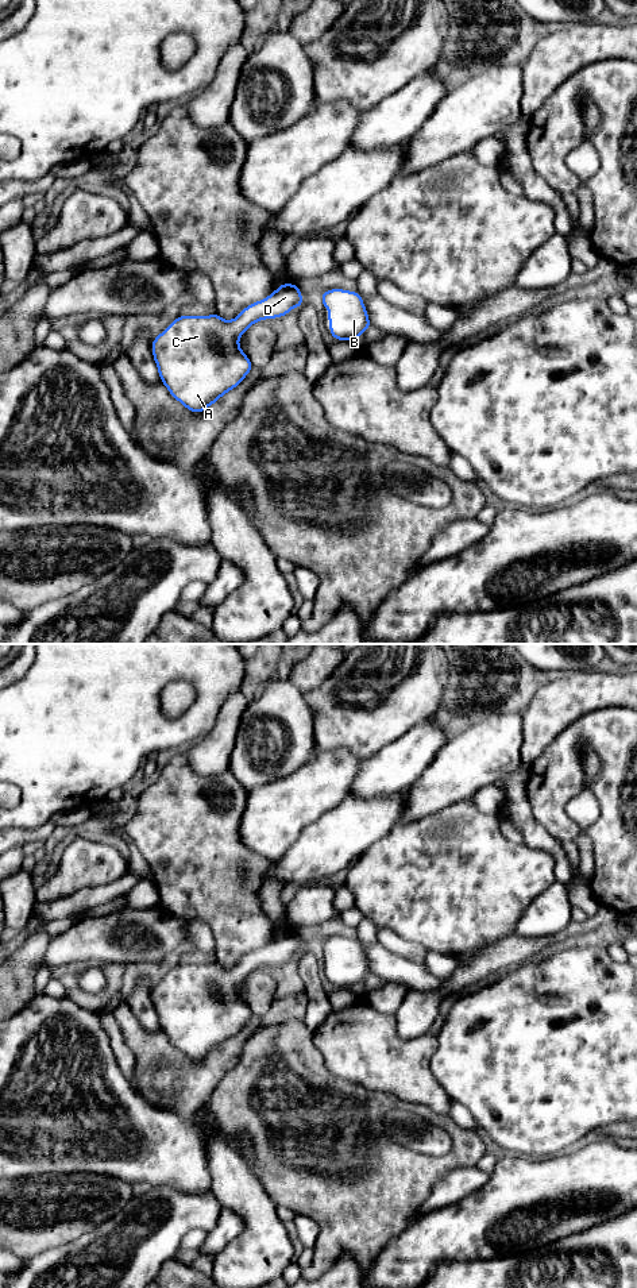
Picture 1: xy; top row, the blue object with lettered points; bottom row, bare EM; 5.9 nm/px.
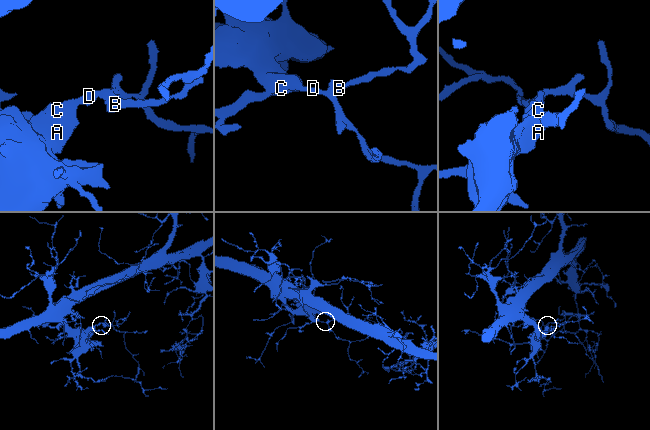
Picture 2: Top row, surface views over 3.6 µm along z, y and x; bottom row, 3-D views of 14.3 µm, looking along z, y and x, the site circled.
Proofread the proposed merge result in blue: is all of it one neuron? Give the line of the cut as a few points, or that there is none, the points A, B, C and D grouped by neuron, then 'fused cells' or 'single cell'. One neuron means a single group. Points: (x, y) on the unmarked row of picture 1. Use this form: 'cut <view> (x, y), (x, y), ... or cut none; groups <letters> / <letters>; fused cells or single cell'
cut none; groups A B C D; single cell

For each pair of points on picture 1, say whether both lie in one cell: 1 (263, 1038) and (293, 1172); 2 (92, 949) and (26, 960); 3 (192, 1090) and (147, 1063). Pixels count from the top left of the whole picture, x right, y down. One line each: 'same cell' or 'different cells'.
1: same cell
2: different cells
3: same cell

